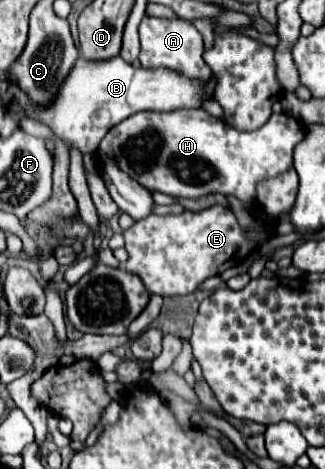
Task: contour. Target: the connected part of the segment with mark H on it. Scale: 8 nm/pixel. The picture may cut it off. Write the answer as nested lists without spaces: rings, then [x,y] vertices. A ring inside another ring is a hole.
[[[204,109],[176,113],[140,111],[108,131],[100,143],[100,153],[106,153],[108,139],[110,157],[116,165],[150,191],[186,199],[220,193],[250,205],[256,201],[262,181],[292,169],[294,147],[304,135],[304,123],[286,113],[274,113],[254,131],[240,131],[224,125],[222,119],[212,117]]]

